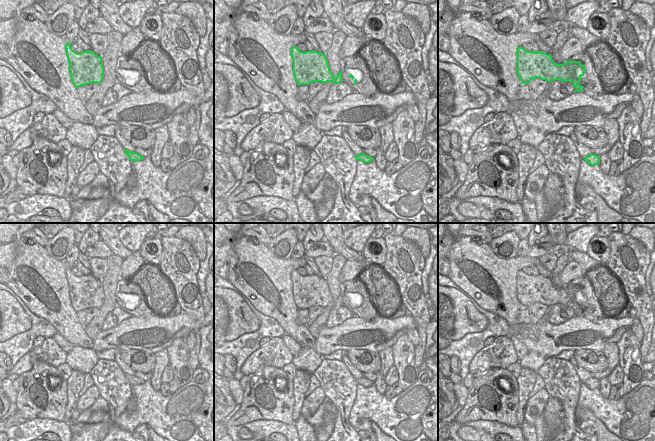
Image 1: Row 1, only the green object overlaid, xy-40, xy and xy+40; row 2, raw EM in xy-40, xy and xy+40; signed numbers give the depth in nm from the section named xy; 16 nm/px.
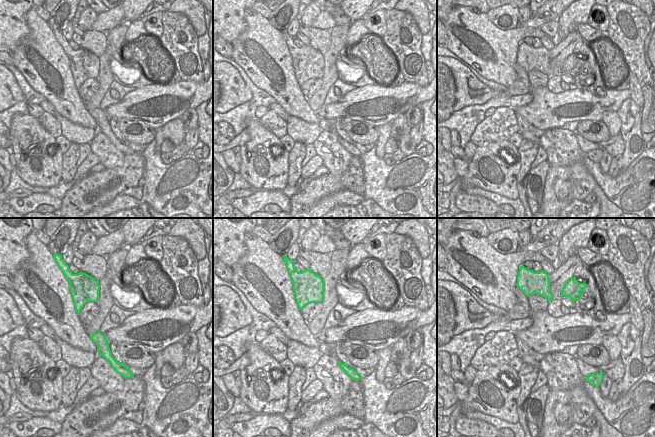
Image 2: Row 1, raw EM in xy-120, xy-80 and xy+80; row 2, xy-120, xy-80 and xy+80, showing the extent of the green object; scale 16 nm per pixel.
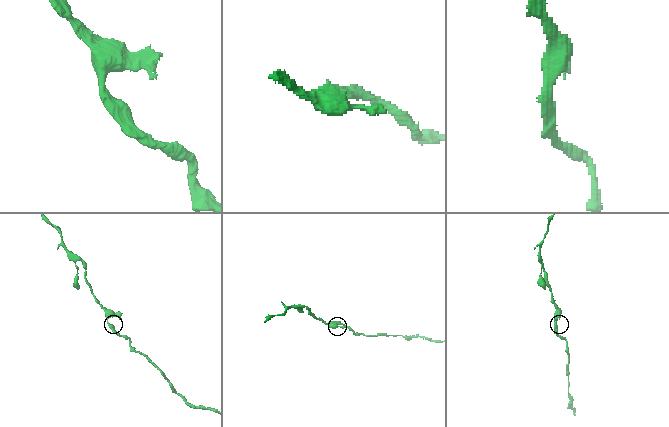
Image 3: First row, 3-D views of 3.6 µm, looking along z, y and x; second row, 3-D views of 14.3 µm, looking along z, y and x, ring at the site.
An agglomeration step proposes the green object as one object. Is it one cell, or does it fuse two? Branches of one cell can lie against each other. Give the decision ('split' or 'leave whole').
leave whole

